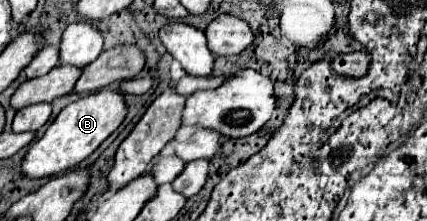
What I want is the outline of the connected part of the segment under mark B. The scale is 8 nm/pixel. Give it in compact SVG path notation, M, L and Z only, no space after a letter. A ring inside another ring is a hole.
M99 90L95 94L83 96L77 102L65 106L57 118L51 122L43 138L33 142L21 168L29 178L45 178L51 174L61 174L85 160L117 126L125 120L127 106L123 96L117 90Z

